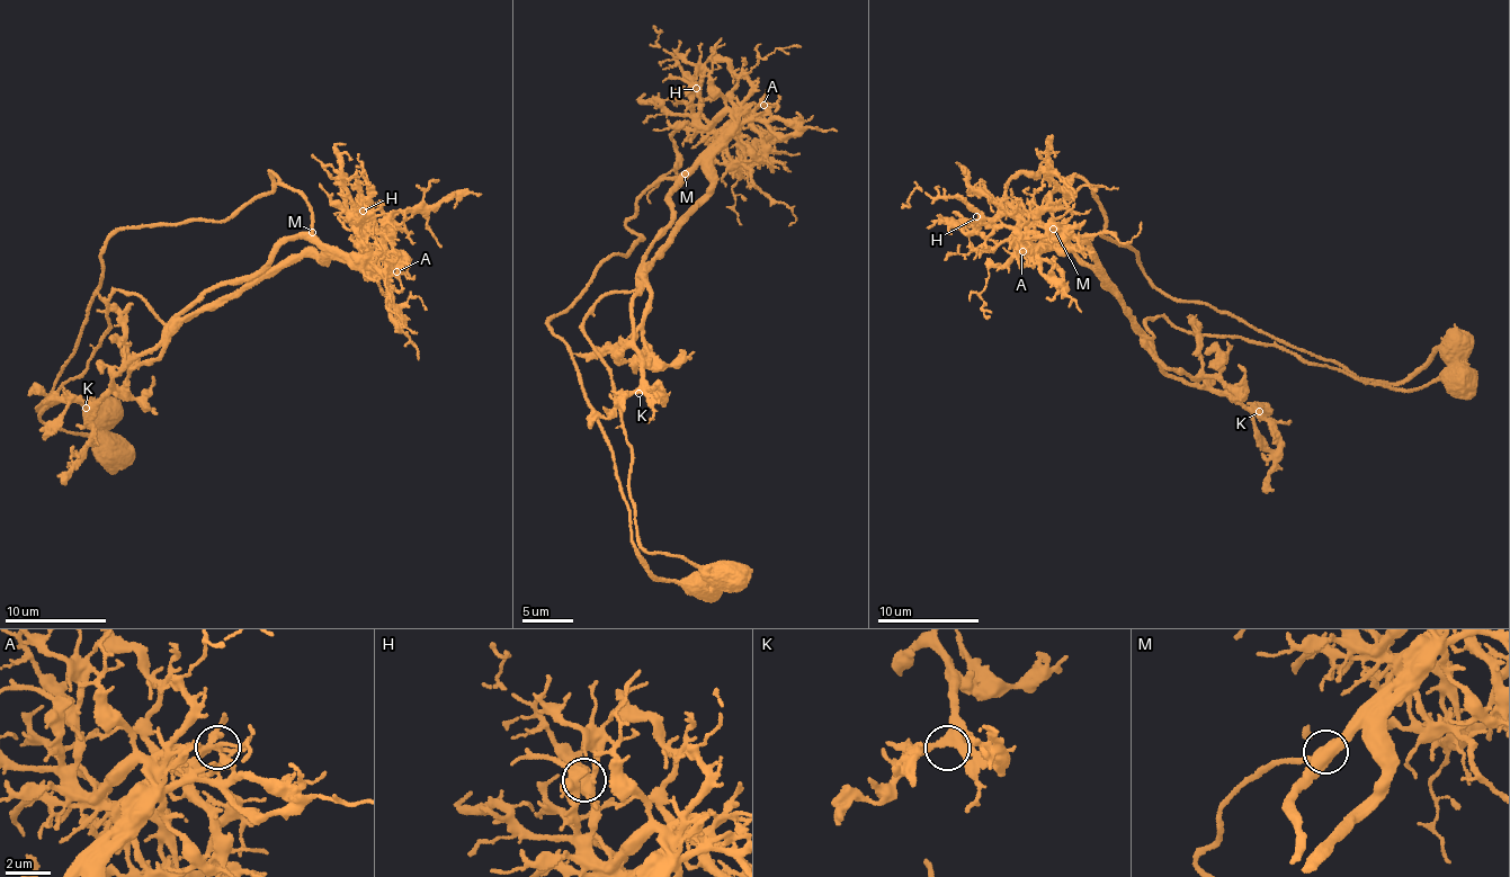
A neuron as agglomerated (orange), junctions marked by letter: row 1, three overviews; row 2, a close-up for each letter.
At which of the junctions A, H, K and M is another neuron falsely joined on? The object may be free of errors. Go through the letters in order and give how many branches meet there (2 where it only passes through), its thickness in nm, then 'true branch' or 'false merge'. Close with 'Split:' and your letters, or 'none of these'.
A: 5 | 280 nm | false merge
H: 3 | 380 nm | true branch
K: 3 | 400 nm | true branch
M: 3 | 400 nm | true branch
Split: A

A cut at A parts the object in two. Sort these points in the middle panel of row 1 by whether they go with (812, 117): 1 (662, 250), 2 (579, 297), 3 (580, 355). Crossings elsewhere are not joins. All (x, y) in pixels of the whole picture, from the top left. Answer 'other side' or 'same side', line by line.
1: same side
2: other side
3: same side

